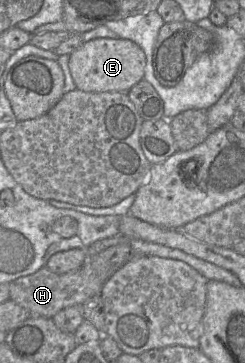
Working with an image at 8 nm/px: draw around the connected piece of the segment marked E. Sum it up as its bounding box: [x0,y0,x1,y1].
[69,38,146,92]

